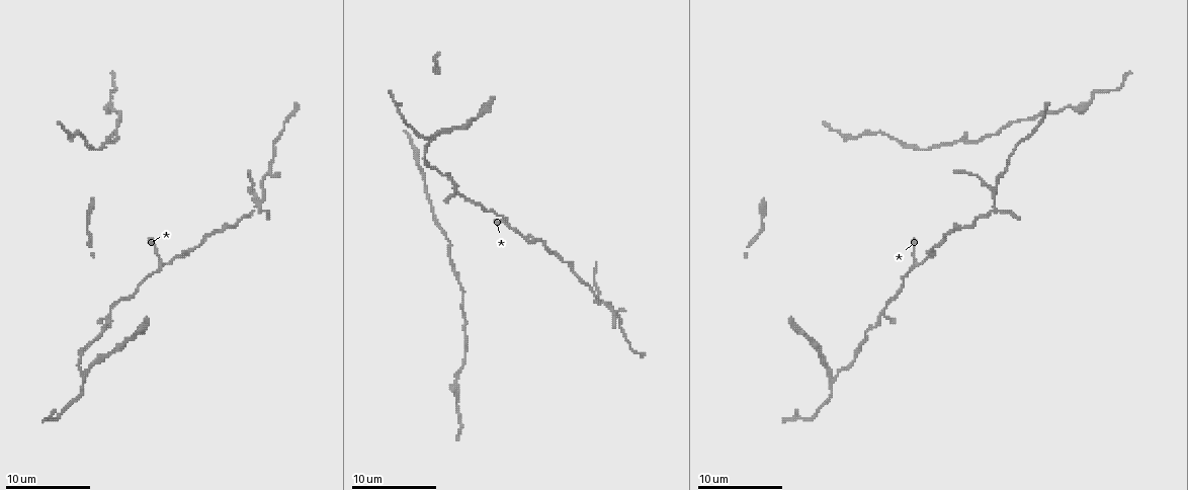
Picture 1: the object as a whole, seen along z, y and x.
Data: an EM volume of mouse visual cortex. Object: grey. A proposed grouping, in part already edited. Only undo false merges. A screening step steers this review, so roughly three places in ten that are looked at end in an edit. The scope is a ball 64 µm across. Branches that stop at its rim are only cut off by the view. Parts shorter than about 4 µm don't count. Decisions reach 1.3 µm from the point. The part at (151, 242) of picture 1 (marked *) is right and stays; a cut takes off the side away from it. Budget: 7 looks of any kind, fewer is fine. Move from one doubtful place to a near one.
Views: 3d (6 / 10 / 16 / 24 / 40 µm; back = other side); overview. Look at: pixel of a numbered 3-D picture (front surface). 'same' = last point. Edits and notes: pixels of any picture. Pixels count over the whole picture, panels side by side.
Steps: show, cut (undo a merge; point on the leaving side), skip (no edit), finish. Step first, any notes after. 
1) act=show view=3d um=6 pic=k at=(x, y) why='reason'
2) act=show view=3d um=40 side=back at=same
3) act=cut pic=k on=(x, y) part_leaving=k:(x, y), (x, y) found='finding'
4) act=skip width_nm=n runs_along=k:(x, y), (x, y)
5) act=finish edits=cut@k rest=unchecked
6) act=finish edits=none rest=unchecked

act=show view=3d um=10 pic=1 at=(160, 264) why='arms part here'

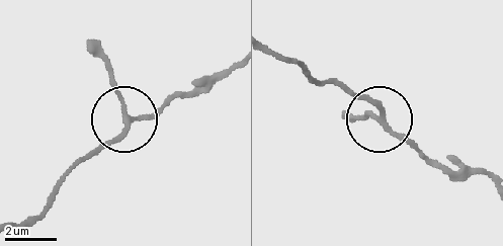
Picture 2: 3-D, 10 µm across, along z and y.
act=show view=3d um=10 side=back pic=2 at=(128, 120)

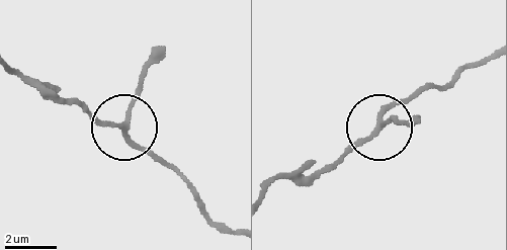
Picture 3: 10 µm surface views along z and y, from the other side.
act=skip arms=3 runs_along=3:(155, 60), (124, 128), (98, 120), (68, 99) found='continuous, no second neuron'

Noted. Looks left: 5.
act=show view=3d um=16 pic=1 at=(880, 315)

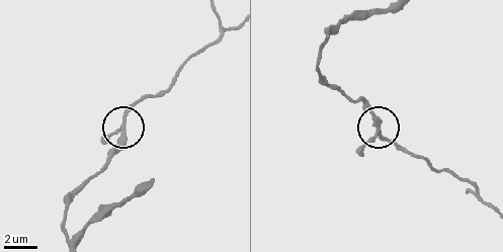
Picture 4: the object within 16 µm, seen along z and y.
act=skip runs_along=4:(217, 16), (214, 40), (129, 113), (122, 143), (107, 165) found='continuous, no second neuron'

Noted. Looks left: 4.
act=show view=3d um=16 pic=1 at=(85, 377) why='three-way junction'

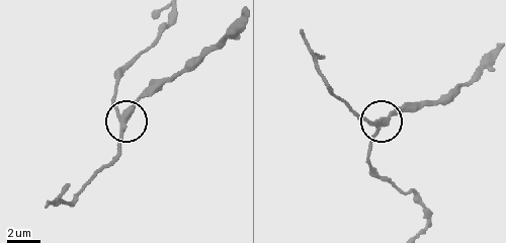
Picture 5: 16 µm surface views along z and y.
act=cut pic=5 on=(129, 108) side_arm_um=11 arms=3 found='two neurons meet here'

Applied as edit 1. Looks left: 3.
act=finish edits=cut@5 rest=unchecked

